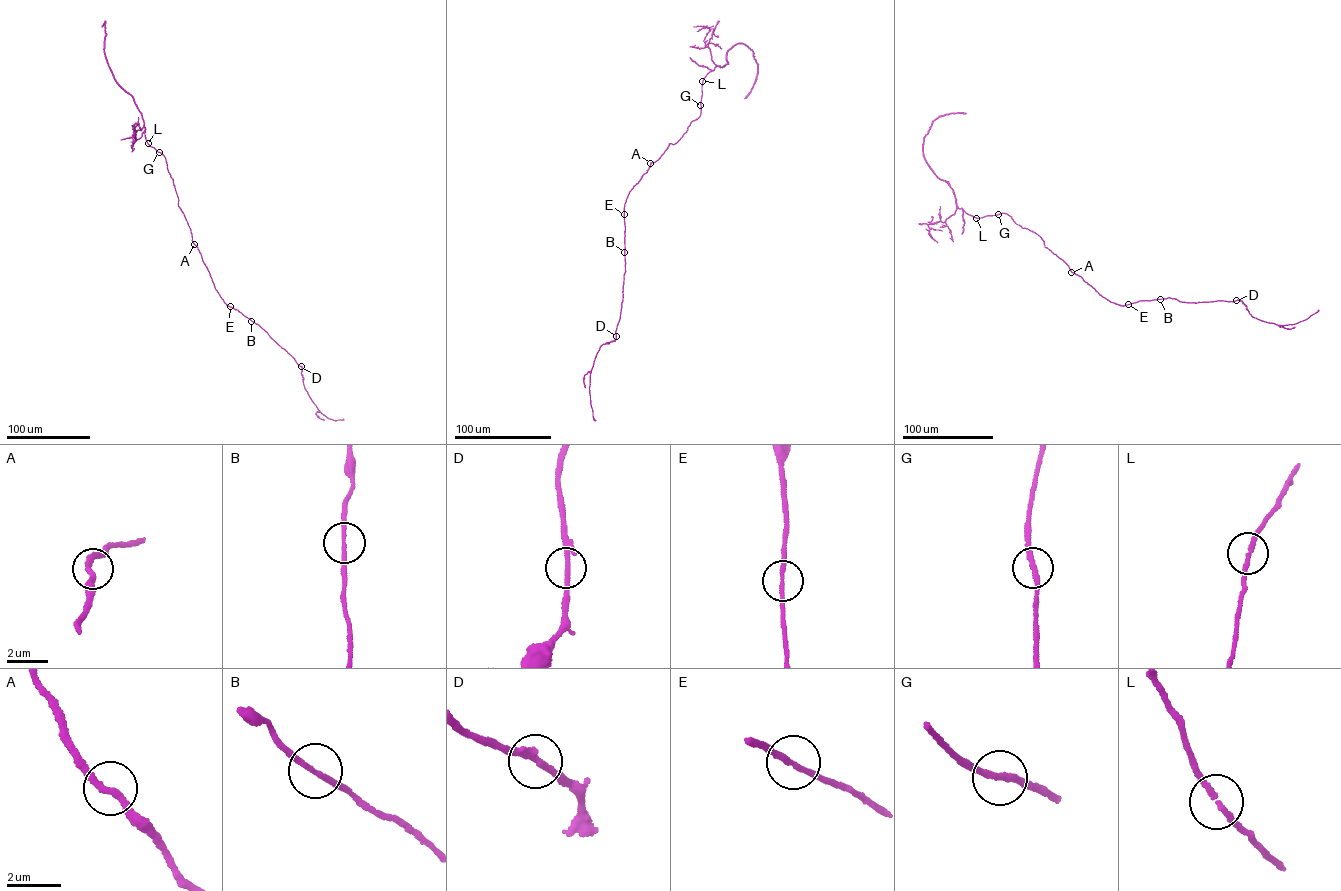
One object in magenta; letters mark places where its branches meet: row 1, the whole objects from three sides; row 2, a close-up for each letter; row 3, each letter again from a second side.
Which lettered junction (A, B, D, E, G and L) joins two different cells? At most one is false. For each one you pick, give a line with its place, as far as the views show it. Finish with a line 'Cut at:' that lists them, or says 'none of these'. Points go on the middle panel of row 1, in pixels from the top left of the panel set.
Cut at: none of these

